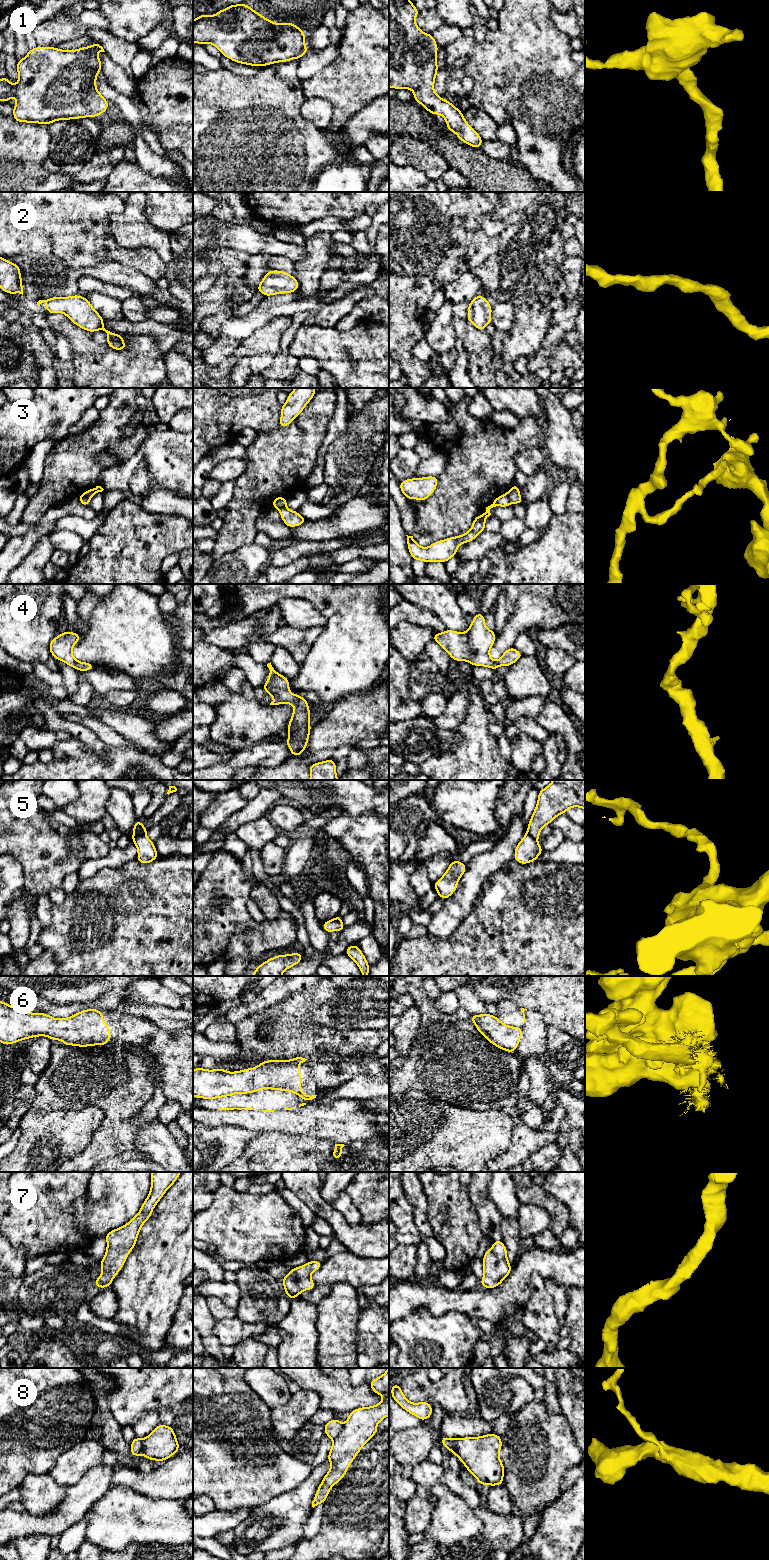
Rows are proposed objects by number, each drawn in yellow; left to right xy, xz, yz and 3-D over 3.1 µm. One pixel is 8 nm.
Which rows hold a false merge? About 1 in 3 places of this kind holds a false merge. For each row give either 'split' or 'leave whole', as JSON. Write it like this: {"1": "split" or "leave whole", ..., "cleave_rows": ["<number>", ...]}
{"1": "leave whole", "2": "leave whole", "3": "split", "4": "leave whole", "5": "split", "6": "split", "7": "leave whole", "8": "leave whole", "cleave_rows": ["3", "5", "6"]}

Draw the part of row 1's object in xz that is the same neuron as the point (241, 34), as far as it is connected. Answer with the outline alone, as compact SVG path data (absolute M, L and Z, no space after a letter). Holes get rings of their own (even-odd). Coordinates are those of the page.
M228 4L228 9L212 16L202 14L193 20L193 43L214 45L224 57L250 66L268 66L278 62L300 59L308 49L305 33L292 22L277 24L247 4Z

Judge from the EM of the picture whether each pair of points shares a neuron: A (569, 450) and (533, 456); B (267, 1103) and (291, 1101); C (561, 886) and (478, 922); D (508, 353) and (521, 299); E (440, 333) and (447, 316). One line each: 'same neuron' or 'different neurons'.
A: different neurons
B: same neuron
C: same neuron
D: different neurons
E: same neuron

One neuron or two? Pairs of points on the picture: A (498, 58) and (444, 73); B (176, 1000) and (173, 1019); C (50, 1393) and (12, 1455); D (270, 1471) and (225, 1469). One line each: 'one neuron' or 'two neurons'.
A: two neurons
B: two neurons
C: one neuron
D: one neuron

